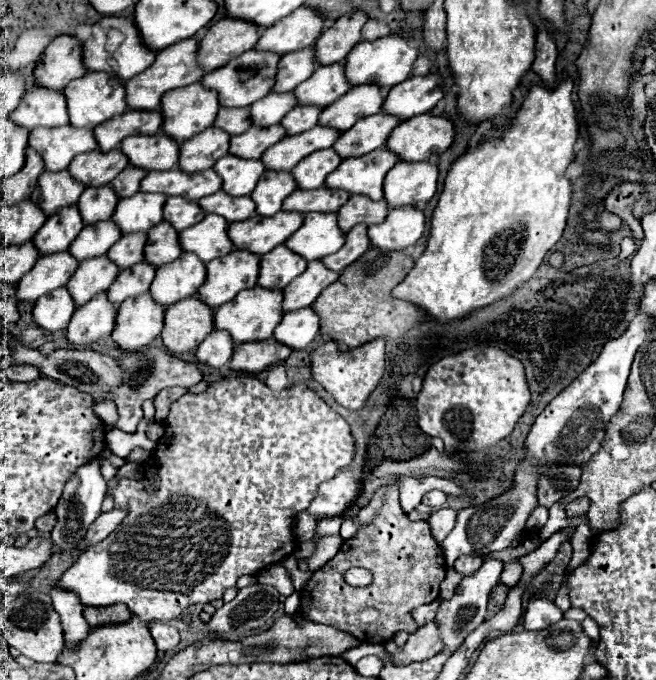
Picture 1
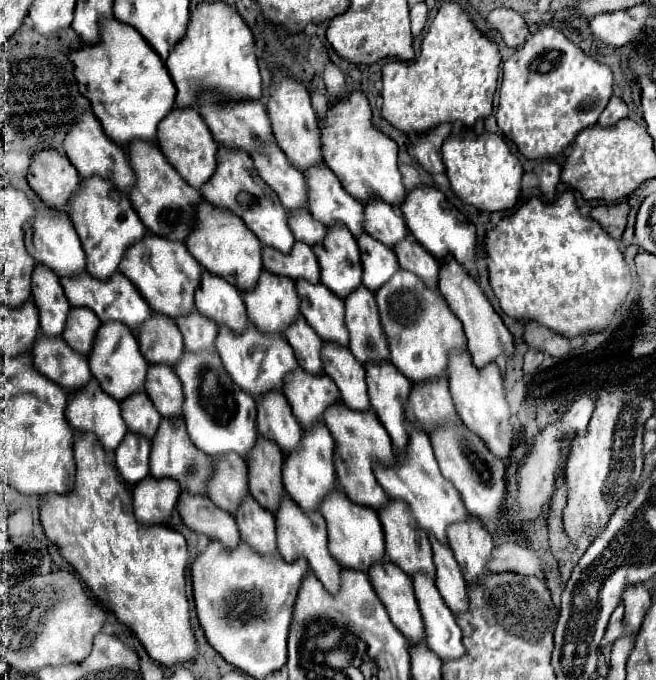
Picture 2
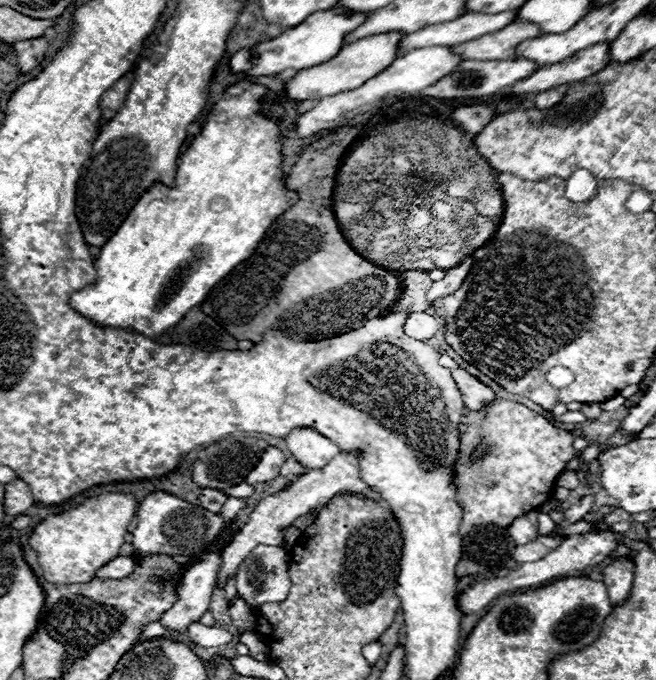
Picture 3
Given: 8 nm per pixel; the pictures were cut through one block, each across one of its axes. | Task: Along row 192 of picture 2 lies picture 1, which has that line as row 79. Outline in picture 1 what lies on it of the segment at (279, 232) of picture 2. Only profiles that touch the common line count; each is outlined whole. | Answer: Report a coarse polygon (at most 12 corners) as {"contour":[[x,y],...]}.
{"contour":[[258,50],[204,74],[220,106],[252,106],[272,92],[280,54]]}

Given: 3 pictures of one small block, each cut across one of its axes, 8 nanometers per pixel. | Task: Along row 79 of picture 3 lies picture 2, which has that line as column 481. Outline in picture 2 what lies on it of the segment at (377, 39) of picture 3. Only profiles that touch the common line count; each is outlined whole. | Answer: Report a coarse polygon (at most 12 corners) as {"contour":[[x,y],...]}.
{"contour":[[456,262],[438,288],[476,368],[514,354],[512,334]]}

